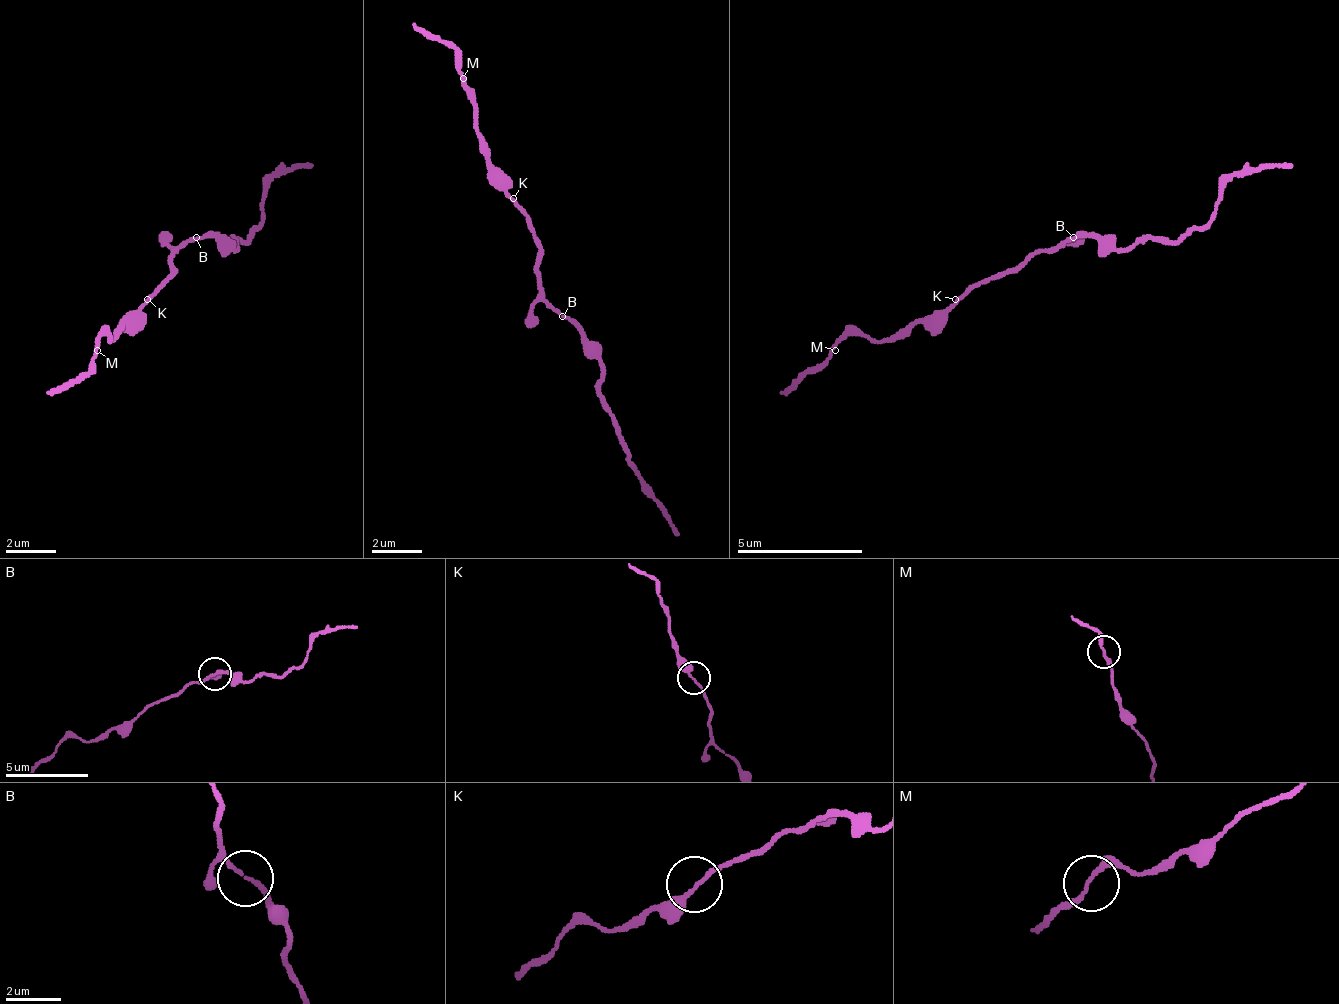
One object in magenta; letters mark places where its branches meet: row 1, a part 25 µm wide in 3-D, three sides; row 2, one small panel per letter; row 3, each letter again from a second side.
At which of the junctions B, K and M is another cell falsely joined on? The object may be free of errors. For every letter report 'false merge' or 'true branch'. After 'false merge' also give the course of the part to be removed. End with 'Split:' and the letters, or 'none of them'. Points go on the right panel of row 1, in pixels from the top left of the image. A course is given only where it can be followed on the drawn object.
B: true branch
K: true branch
M: true branch
Split: none of them

